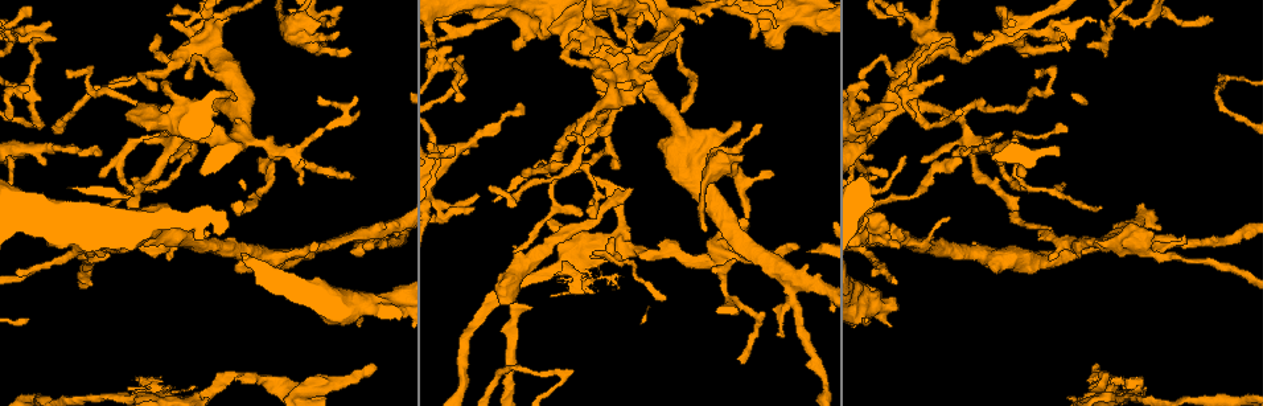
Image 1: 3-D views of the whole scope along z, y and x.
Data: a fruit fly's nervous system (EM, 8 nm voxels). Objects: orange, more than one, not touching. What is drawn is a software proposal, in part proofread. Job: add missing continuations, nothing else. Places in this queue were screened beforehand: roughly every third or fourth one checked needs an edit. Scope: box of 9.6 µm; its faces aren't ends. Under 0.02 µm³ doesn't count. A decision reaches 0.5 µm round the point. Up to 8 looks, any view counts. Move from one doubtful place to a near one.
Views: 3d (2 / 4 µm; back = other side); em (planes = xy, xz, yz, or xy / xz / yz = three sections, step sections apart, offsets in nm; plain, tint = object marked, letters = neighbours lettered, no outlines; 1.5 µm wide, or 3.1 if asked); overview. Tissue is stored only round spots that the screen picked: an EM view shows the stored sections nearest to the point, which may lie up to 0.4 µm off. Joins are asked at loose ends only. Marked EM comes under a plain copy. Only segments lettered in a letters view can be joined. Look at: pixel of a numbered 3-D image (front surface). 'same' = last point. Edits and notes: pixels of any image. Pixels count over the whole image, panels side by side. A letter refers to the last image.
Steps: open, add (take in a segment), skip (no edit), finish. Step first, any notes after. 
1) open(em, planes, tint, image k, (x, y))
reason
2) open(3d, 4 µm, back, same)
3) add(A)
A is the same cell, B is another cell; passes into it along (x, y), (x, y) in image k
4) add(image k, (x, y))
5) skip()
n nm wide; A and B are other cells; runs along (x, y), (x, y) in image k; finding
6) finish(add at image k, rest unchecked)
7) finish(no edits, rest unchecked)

open(3d, 2 µm, image 1, (758, 126))
an open end

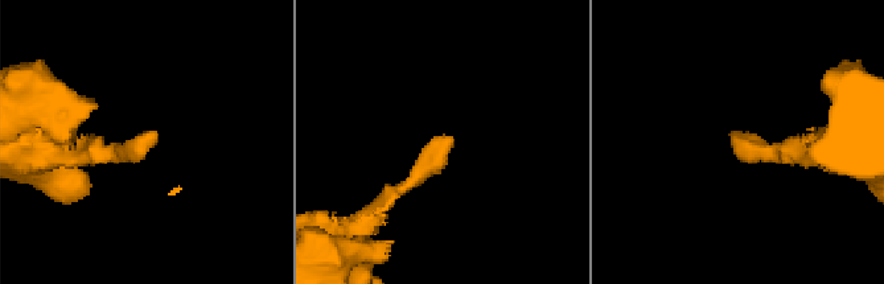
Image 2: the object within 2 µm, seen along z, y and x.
open(em, planes, letters, image 2, (153, 134))
shape alone is not enough

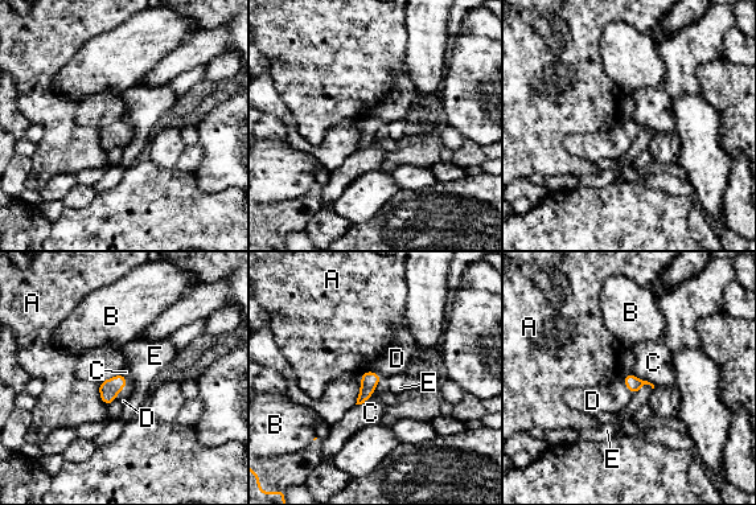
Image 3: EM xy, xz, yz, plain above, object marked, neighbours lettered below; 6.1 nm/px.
add(D)
90 nm wide; D is the same cell, A, B, C and E are other cells; passes into it along (109, 389), (120, 389), (123, 395) in image 3; the cell continues

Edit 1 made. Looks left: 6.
open(3d, 4 µm, image 1, (208, 233))
branch stops here

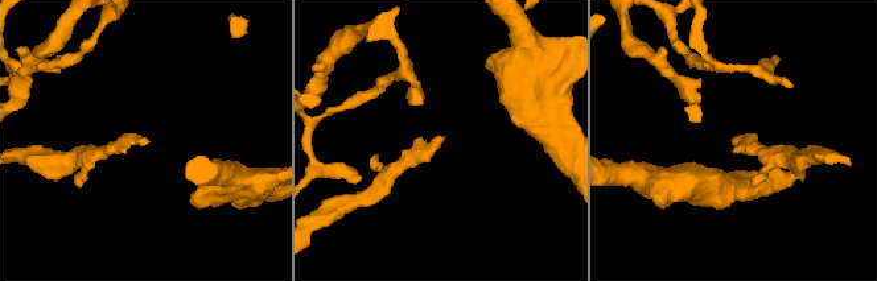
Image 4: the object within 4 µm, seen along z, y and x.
open(em, yz, step 4, tint, image 4, (439, 137))
shape alone is not enough

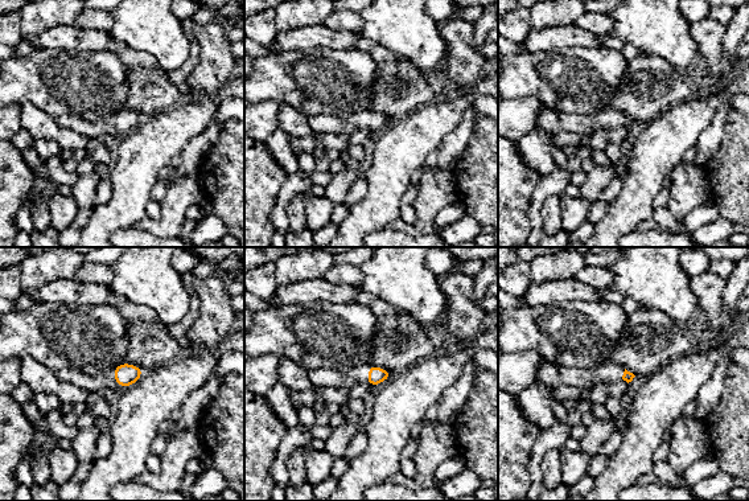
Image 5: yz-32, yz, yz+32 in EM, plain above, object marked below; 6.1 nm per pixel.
open(em, planes, letters, same)
another direction

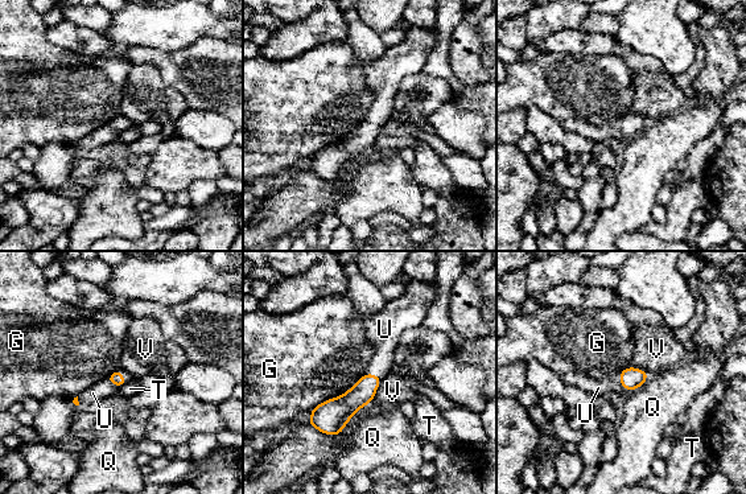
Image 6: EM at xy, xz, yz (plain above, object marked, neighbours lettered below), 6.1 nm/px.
add(U)
U is the same cell, G, Q, T and V are other cells; passes into it along (116, 378), (112, 382), (93, 392) in image 6; it goes on there

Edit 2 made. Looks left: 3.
open(3d, 2 µm, image 1, (885, 174))
an open end

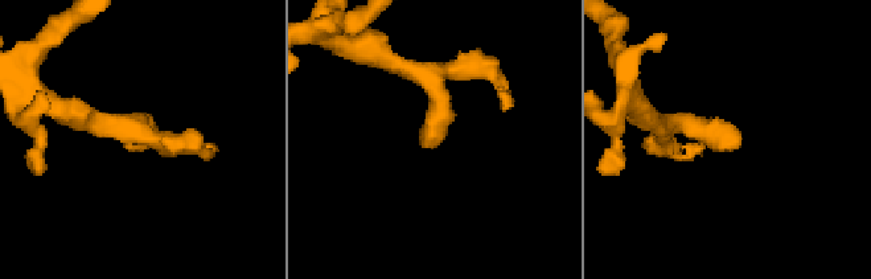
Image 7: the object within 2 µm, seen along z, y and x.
open(em, xy, step 8, letters, image 7, (425, 147))

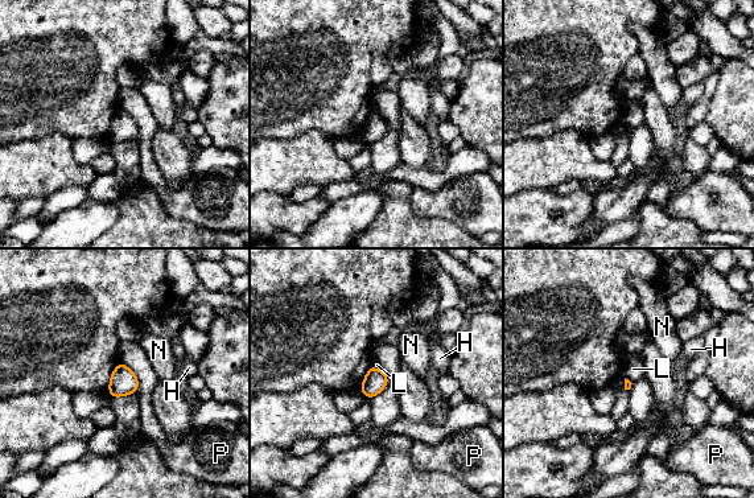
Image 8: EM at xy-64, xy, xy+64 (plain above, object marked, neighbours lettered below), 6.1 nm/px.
open(em, planes, letters, same)
cut it another way

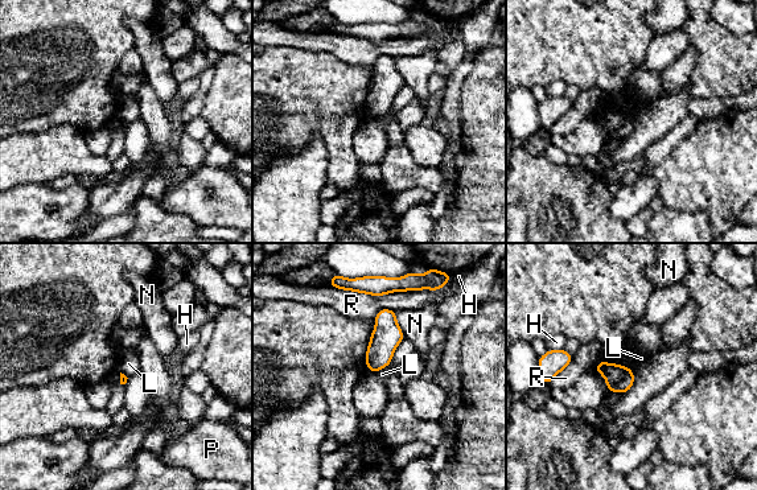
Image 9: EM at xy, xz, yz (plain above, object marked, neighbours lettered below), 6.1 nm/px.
skip()
H, L, N, P and R are other cells; border along (386, 366), (377, 373) in image 9; no lettered segment goes on from it

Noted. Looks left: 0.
finish(add at image 3, add at image 6, rest unchecked)

